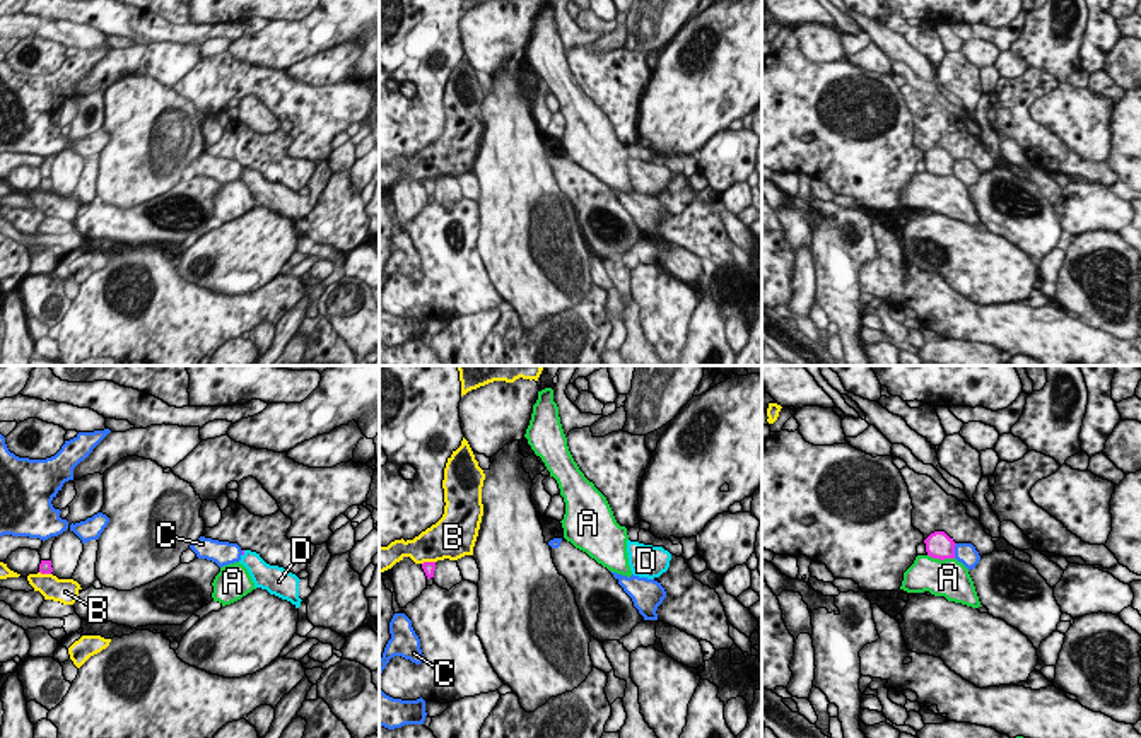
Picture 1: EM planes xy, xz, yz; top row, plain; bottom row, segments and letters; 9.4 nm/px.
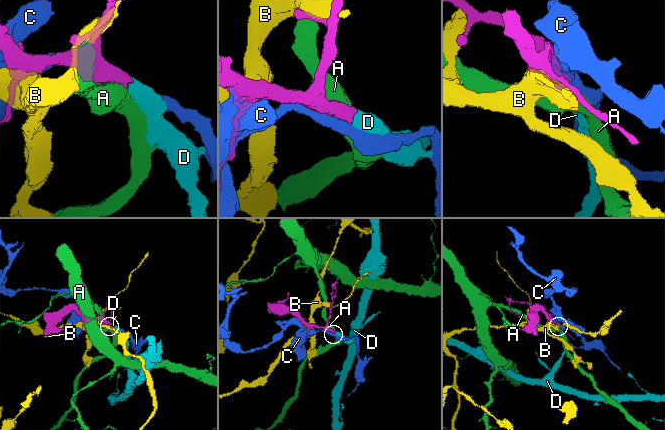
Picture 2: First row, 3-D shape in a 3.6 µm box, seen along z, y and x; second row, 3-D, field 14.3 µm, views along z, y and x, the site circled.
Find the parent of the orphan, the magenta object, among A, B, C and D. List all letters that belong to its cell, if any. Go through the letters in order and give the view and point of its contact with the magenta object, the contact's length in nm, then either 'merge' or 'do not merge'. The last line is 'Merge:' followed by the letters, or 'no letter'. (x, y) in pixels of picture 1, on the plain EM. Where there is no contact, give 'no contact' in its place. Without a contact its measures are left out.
A: yz (942, 176) | 260 nm | do not merge
B: xz (427, 180) | 130 nm | do not merge
C: yz (953, 168) | 150 nm | do not merge
D: xy (243, 171) | 70 nm | merge
Merge: D

